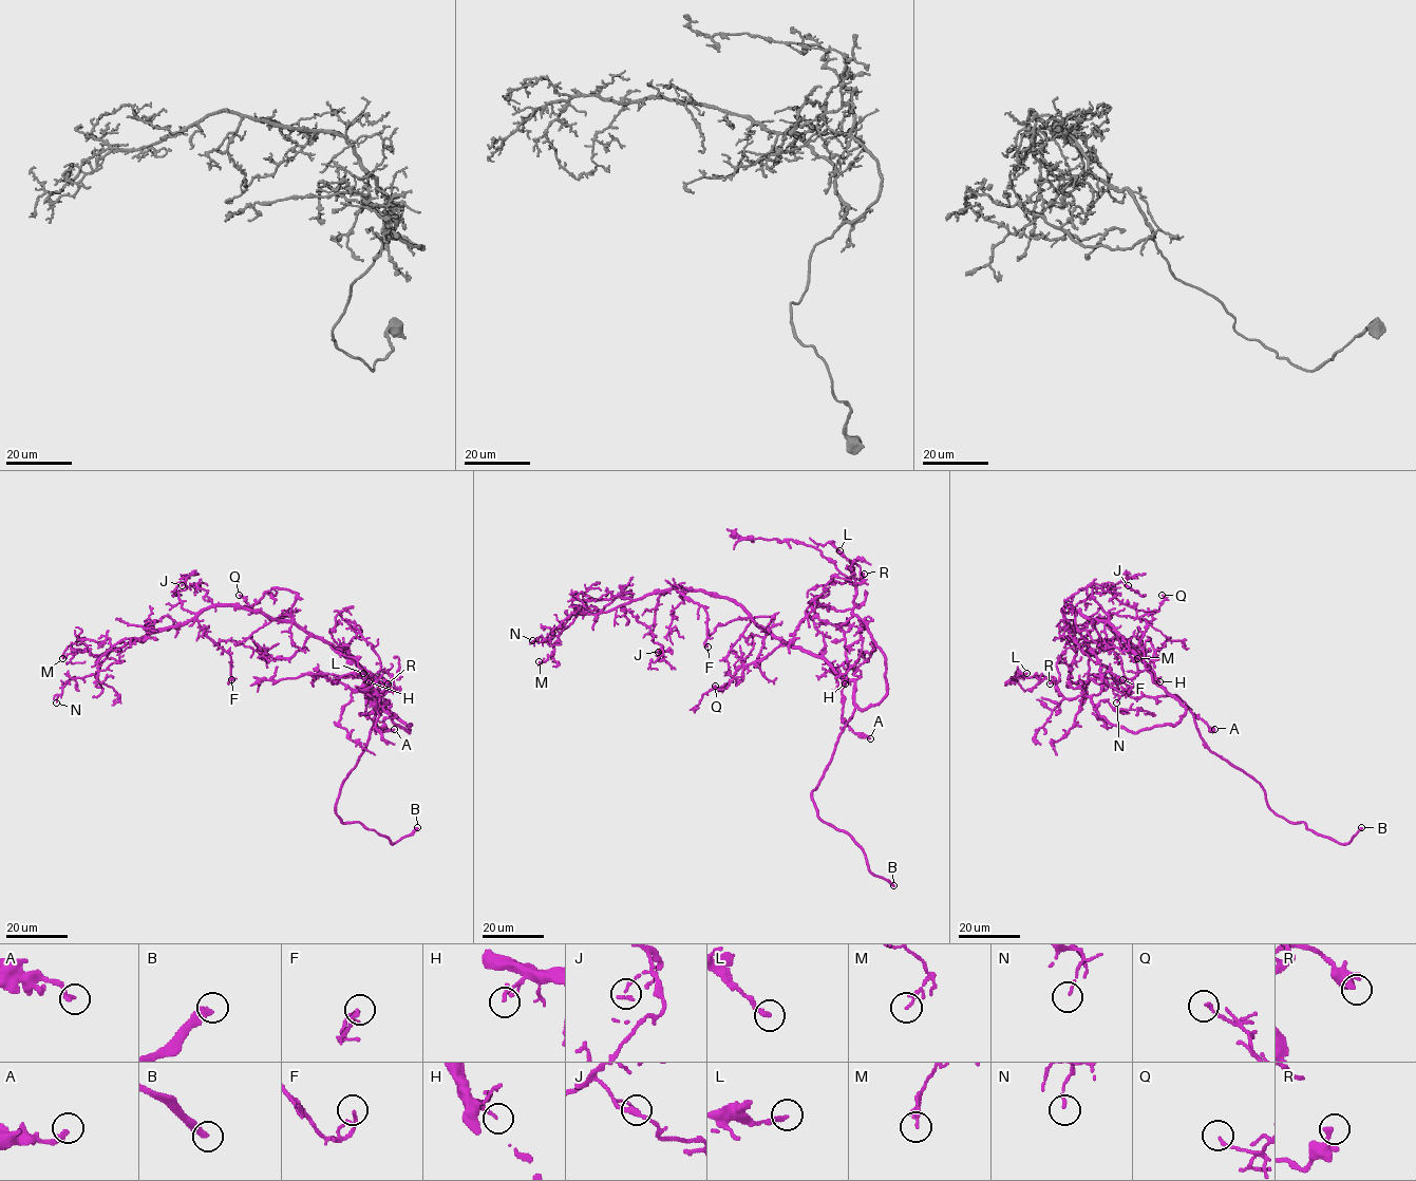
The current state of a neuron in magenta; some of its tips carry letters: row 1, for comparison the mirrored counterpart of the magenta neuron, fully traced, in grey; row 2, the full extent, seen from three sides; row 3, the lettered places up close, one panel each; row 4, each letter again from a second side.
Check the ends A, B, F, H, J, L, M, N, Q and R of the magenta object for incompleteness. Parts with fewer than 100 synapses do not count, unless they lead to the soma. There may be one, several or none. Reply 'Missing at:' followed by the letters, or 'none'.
Missing at: B

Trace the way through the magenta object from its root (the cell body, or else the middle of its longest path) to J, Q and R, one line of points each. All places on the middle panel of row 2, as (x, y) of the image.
J: (834, 670), (765, 631), (728, 599), (679, 587), (658, 599), (652, 633), (661, 647), (658, 652)
Q: (834, 670), (823, 658), (769, 632), (772, 616), (755, 617), (727, 658), (732, 679), (722, 688), (715, 686)
R: (834, 670), (854, 682), (860, 709), (886, 693), (885, 654), (853, 613), (856, 587), (847, 580), (864, 574)

